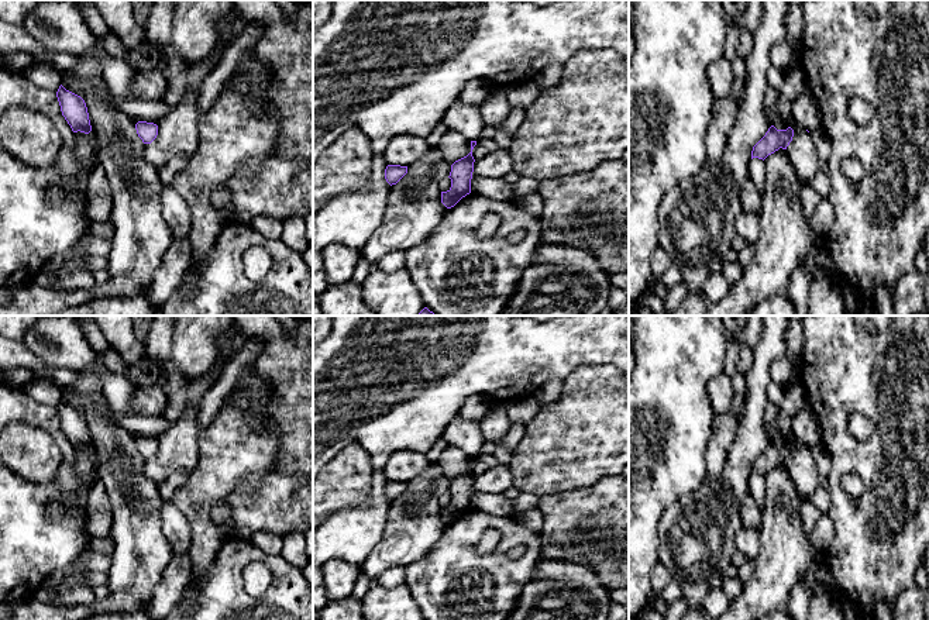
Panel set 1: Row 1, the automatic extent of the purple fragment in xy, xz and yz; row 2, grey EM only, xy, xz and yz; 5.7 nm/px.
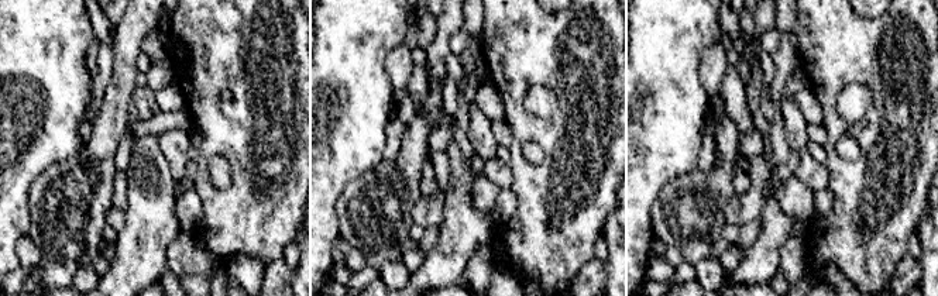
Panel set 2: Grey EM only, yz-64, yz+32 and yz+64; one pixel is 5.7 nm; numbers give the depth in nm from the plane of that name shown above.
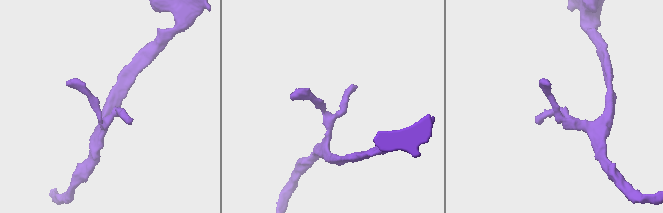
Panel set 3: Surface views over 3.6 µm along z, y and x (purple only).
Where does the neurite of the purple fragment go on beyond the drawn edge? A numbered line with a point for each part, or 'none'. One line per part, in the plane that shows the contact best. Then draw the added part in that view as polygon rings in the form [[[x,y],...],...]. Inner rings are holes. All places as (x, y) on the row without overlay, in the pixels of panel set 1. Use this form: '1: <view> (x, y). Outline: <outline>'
none

